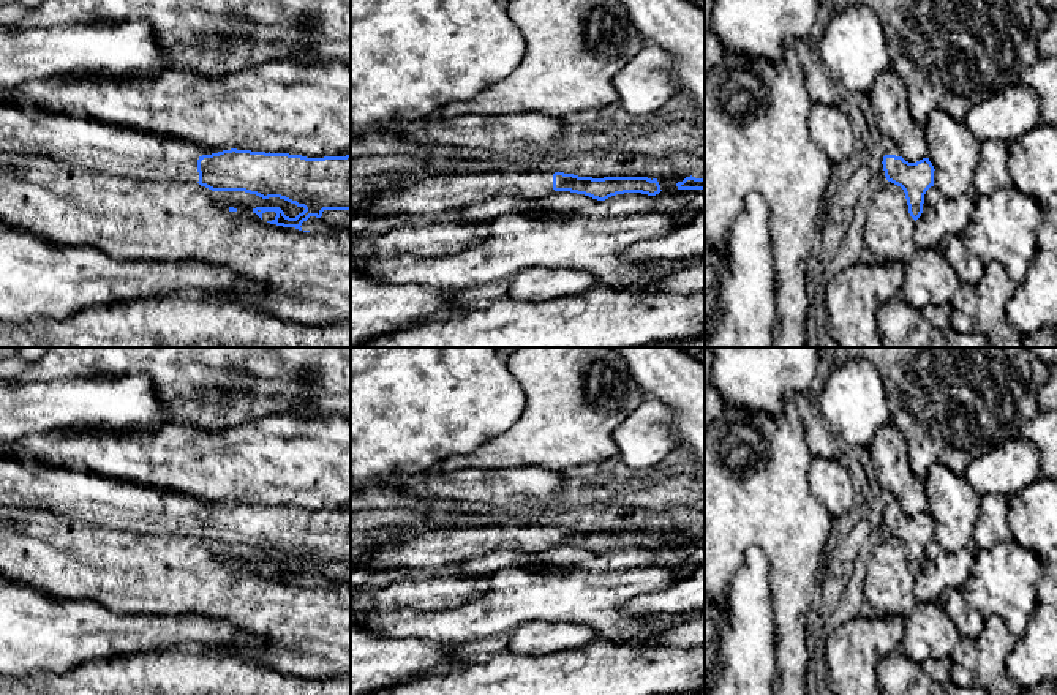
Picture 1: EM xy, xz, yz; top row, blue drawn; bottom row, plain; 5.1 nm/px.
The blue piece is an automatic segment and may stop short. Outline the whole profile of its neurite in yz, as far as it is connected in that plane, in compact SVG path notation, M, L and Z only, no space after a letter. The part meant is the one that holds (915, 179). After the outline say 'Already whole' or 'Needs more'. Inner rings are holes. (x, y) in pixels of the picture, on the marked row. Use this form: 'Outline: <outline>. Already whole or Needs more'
Outline: M894 145L886 147L883 171L888 182L901 186L905 193L908 213L916 221L923 213L924 194L934 186L934 166L929 158L916 163L905 161Z. Needs more

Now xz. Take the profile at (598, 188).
Outline: M517 171L517 172L460 172L436 174L404 185L395 182L390 190L376 193L351 191L351 212L374 220L387 215L444 216L449 212L493 197L542 199L555 191L585 194L605 201L616 194L659 194L657 178L648 177L578 177L564 172Z. Needs more

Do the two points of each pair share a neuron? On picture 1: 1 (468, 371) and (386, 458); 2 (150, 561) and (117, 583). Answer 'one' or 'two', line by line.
1: one
2: one

